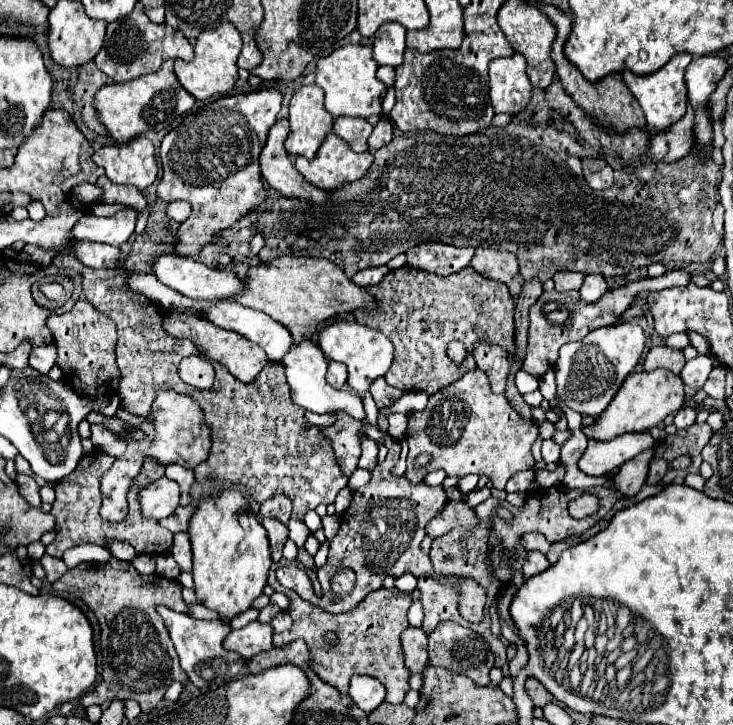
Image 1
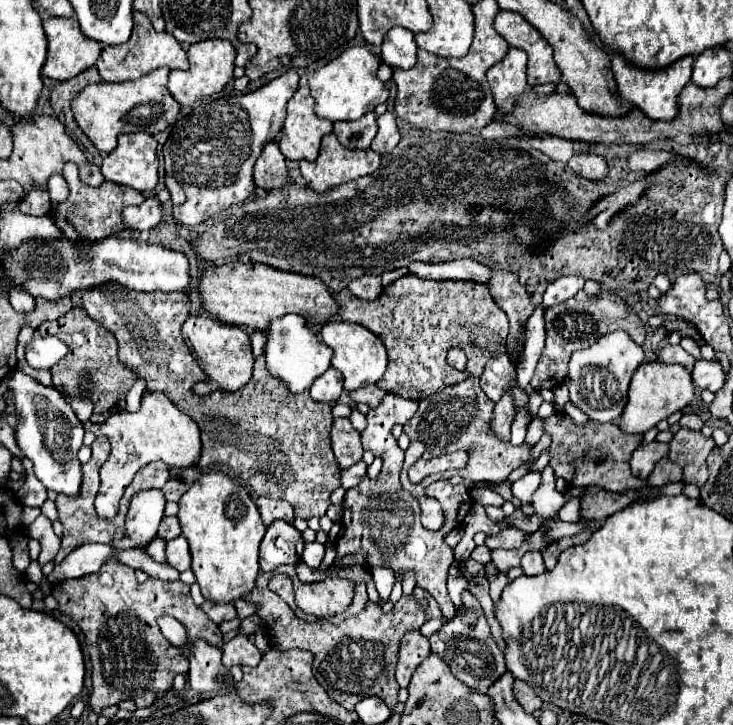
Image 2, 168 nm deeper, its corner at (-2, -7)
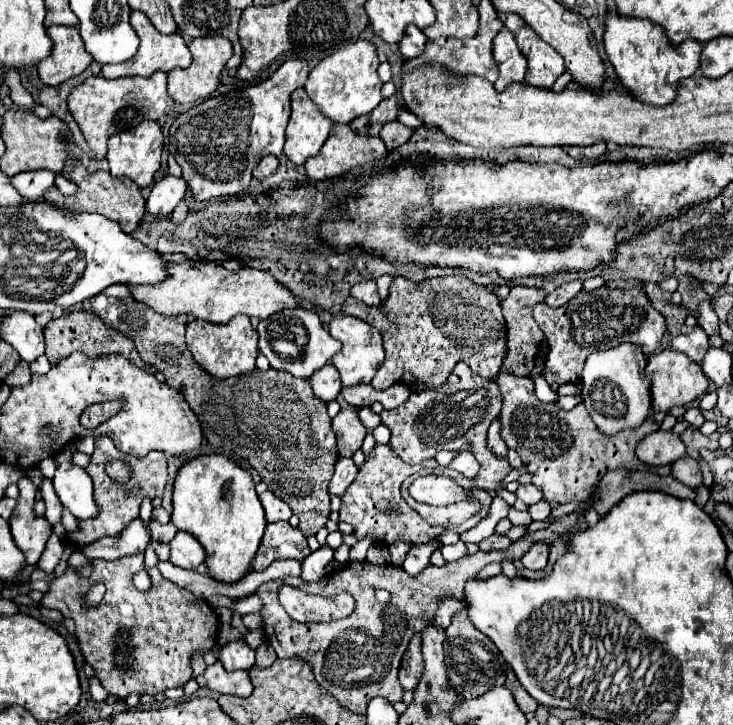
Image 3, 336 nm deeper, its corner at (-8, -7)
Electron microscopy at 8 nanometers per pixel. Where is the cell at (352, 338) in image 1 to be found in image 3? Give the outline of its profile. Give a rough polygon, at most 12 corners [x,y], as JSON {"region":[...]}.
{"region":[[334,317],[342,343],[332,365],[342,385],[370,383],[386,359],[382,335],[366,321]]}

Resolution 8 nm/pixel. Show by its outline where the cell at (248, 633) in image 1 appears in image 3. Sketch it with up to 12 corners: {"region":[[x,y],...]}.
{"region":[[244,641],[222,647],[226,671],[250,669],[256,663],[254,649]]}

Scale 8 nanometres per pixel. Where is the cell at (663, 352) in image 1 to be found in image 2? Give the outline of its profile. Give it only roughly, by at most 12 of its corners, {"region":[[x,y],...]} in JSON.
{"region":[[664,345],[662,363],[678,363],[692,371],[696,359],[680,345]]}

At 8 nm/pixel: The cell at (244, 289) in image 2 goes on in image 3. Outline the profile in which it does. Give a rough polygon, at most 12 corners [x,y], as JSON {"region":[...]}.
{"region":[[170,263],[134,299],[164,315],[228,323],[300,307],[268,271]]}

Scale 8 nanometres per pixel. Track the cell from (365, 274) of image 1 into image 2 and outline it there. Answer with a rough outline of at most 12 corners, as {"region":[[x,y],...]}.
{"region":[[363,275],[350,281],[350,289],[364,301],[382,293],[381,276]]}

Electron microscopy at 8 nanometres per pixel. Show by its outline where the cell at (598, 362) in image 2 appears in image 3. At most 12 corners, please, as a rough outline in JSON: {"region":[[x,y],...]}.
{"region":[[644,353],[588,355],[586,411],[602,433],[650,415]]}

